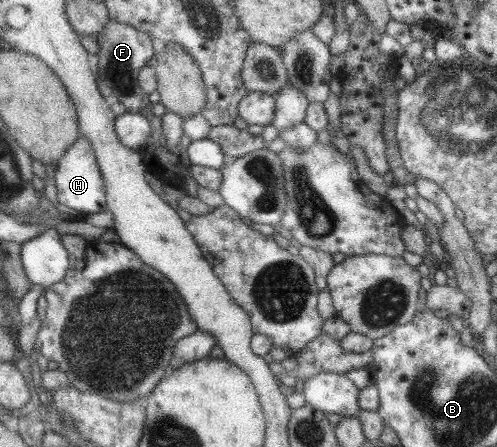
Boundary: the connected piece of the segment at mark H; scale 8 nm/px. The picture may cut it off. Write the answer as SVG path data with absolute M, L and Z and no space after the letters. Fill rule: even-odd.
M80 137L75 145L67 148L65 155L56 164L55 180L59 203L76 209L79 216L97 214L108 210L105 181L99 172L93 145L87 138Z

